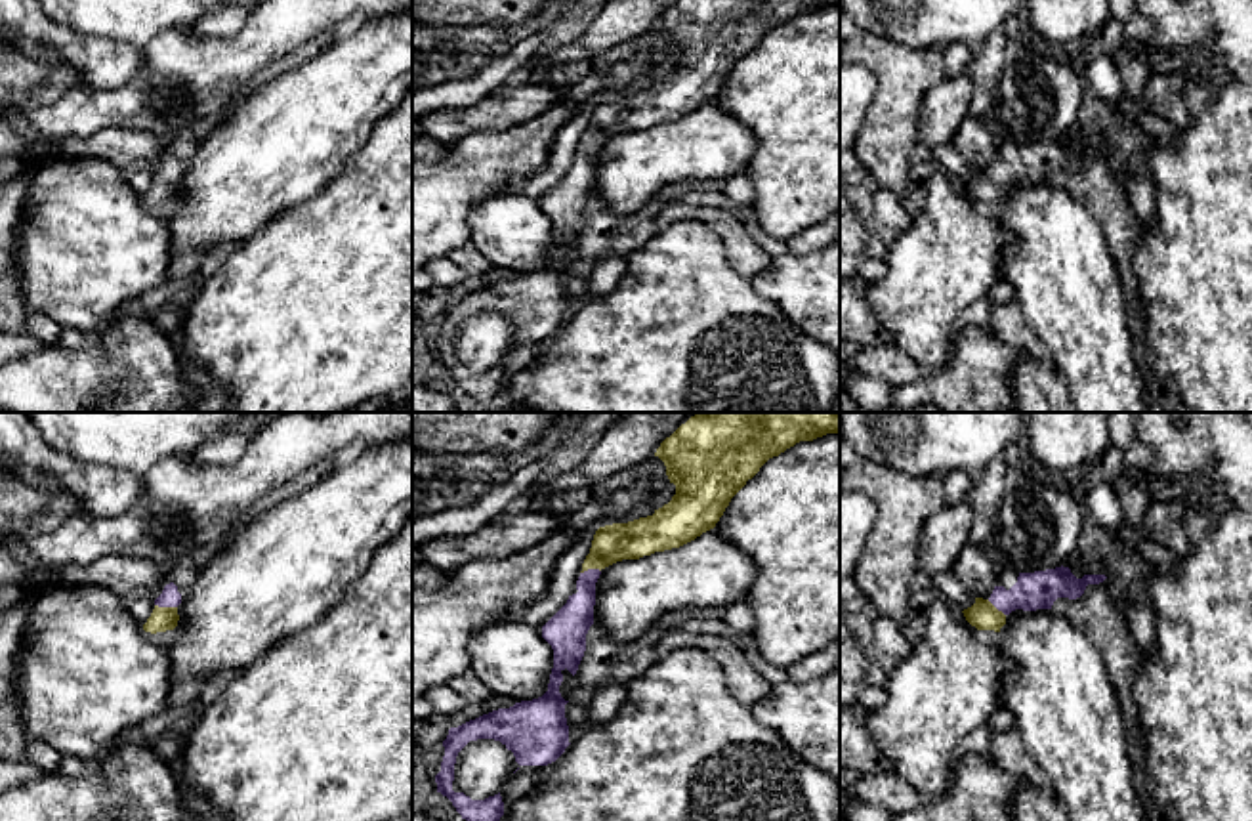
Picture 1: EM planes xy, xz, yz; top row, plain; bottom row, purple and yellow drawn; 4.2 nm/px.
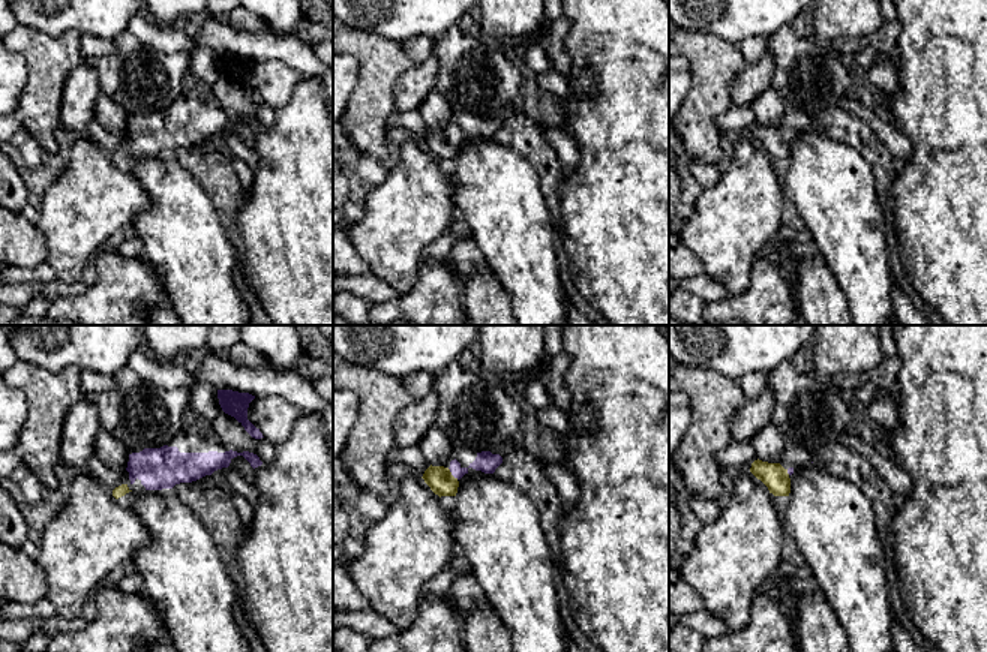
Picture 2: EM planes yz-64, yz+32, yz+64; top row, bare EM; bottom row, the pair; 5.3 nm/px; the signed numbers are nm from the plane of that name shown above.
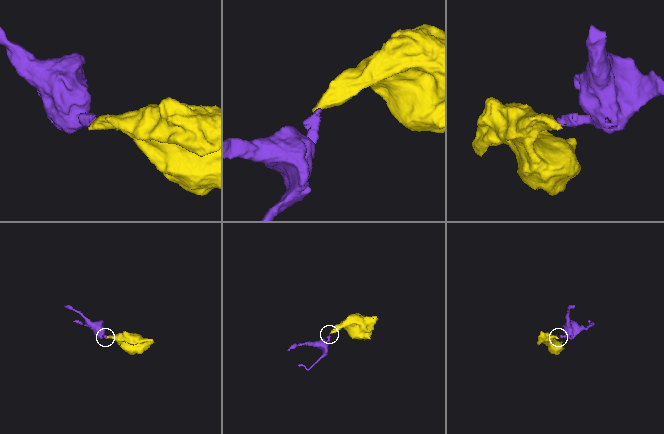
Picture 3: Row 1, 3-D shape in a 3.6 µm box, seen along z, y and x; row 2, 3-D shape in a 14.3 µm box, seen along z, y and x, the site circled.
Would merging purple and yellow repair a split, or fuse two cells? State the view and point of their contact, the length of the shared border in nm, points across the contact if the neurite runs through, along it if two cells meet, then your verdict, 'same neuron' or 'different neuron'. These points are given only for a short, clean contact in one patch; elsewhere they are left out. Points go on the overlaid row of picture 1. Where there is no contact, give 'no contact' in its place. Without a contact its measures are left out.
contact xy (166, 606); length 100 nm; way xy (170, 596), (166, 606), (161, 619); same neuron

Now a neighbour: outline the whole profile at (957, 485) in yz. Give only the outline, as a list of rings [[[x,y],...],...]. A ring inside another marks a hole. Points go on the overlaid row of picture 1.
[[[952,470],[941,475],[941,489],[947,506],[958,504],[968,498],[970,491],[973,489],[975,479],[968,474]]]

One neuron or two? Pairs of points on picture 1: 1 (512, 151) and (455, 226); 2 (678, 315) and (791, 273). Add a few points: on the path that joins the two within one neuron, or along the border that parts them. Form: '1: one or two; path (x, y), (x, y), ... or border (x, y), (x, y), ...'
1: one; path (493, 167), (455, 207)
2: two; border (751, 281), (787, 317)

